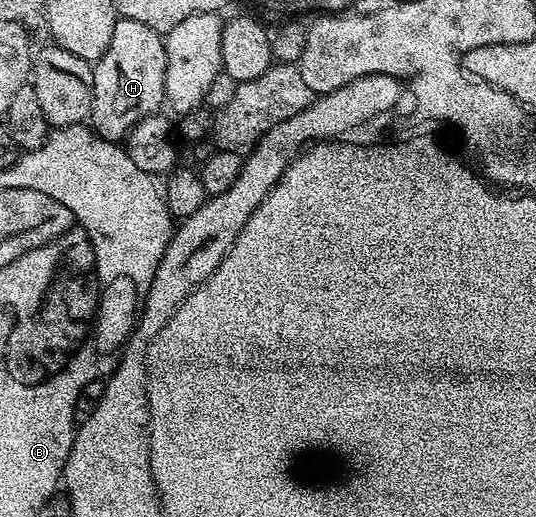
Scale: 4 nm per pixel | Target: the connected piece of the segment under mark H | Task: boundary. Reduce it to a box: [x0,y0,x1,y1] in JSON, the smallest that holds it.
[91,17,166,143]

